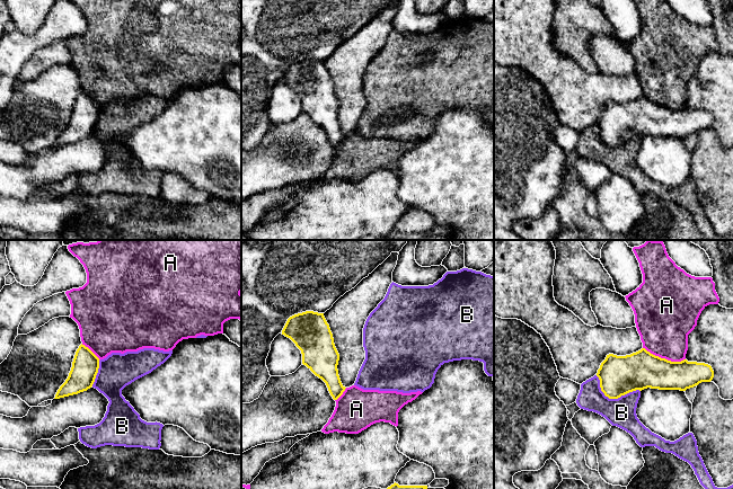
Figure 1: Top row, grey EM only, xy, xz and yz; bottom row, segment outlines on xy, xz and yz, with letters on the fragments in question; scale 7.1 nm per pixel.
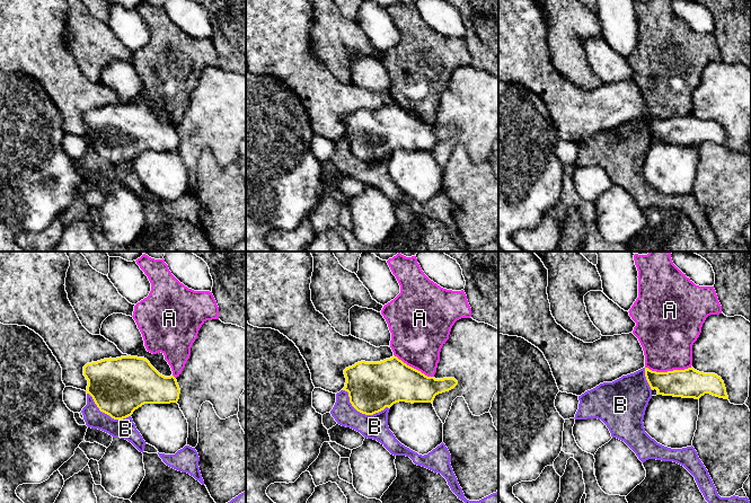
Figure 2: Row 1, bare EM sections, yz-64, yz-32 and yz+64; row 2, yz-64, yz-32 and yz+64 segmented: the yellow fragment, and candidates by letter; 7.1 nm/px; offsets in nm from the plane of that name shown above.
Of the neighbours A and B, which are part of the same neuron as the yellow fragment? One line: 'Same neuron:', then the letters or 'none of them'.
Same neuron: none of them

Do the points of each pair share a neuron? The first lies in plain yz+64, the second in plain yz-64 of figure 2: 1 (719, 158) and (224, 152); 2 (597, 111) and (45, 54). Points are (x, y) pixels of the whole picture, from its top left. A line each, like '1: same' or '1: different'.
1: different
2: same

